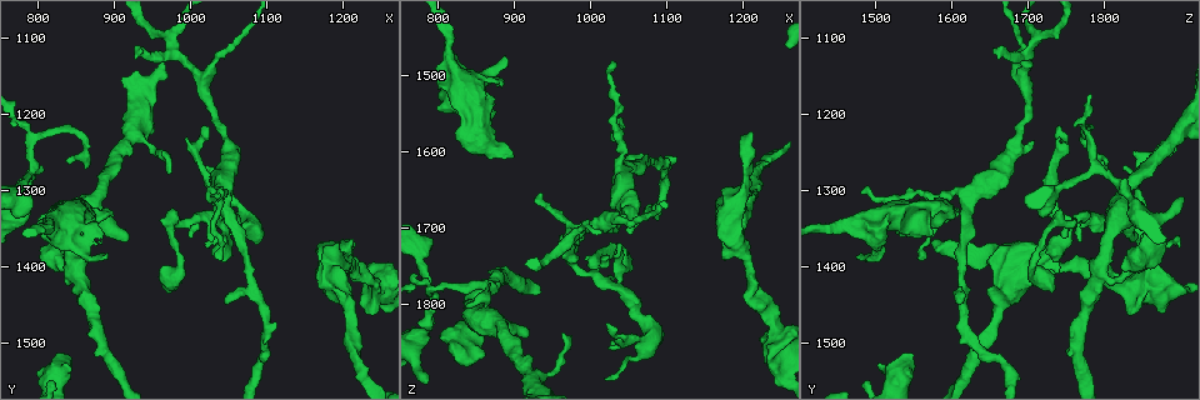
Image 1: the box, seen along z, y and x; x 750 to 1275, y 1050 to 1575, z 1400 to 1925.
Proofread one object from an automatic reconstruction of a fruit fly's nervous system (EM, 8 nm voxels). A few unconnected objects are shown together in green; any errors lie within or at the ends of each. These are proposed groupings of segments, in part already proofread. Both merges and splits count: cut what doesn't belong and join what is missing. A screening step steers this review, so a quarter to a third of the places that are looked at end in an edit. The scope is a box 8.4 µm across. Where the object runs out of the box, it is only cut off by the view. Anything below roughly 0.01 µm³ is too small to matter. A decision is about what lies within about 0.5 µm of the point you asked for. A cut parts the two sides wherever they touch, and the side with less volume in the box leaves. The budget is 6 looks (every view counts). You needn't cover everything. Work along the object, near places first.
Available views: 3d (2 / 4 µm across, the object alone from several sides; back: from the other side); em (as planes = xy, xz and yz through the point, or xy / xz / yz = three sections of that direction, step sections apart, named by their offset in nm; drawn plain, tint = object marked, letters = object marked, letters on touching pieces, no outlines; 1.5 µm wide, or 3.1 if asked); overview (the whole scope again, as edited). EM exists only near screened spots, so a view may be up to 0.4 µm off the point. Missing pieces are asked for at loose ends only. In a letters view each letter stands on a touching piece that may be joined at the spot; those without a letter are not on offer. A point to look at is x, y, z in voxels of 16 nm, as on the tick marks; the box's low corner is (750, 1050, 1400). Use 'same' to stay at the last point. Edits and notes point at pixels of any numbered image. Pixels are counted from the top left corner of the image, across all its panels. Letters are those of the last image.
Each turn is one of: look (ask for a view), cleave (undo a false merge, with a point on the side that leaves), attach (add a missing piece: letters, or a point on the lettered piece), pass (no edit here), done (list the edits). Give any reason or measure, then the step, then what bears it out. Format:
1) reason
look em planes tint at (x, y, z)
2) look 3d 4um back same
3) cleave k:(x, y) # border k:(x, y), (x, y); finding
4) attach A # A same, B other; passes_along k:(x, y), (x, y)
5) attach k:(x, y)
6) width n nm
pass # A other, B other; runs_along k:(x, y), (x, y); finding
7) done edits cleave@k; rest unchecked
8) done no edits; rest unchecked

branch stops here
look 3d 2um at (1215, 1370, 1570)

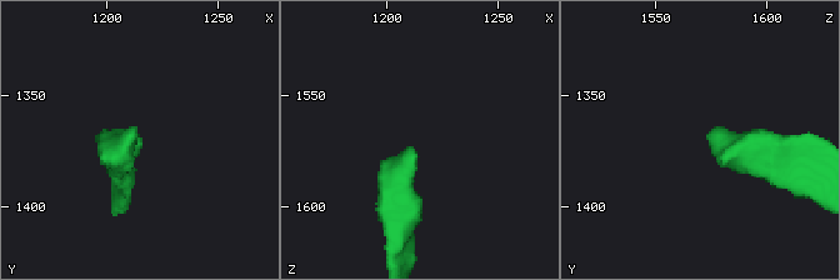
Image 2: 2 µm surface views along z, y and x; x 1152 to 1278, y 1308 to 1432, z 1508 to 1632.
now the EM
look em yz step 4 letters at (1210, 1370, 1572)

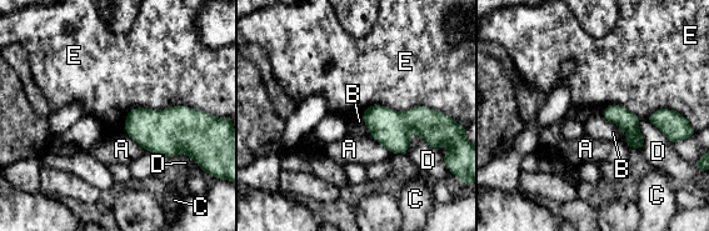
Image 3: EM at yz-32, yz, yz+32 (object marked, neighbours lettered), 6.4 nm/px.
pass # A other, B other, C other, D other, E other; border 3:(205, 113), (134, 108), (124, 131); no lettered piece goes on from it

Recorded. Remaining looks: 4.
tapers out
look 3d 2um at (1045, 1395, 1735)

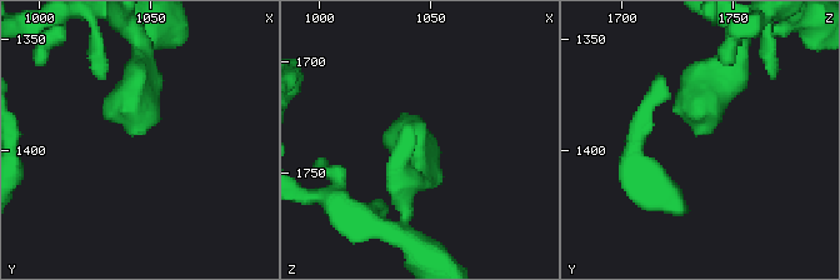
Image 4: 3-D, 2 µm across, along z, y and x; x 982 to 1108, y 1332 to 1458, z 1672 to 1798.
look em planes letters at (1046, 1393, 1735)

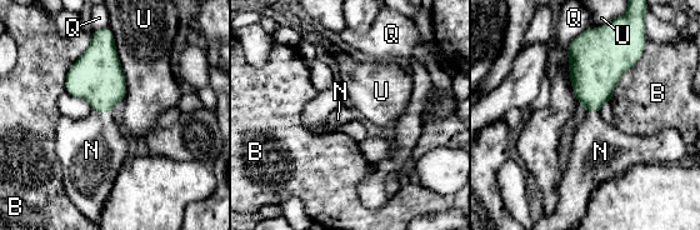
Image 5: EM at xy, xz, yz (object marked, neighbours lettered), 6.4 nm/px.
longest_contact U 500 nm
attach N # B other, N same, Q other, U other; passes_along 5:(96, 76), (103, 111), (93, 149); it goes on there

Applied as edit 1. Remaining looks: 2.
tapers out
look em planes letters at (1025, 1365, 1850)

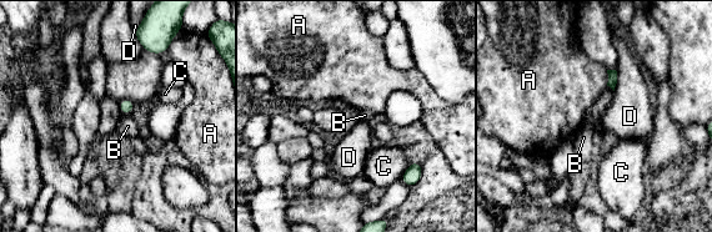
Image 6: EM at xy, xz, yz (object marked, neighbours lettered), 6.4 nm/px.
pass # A other, B other, C other, D other; border 6:(123, 114), (129, 115); none of them fits

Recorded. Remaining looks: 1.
done edits attach@5; rest unchecked

